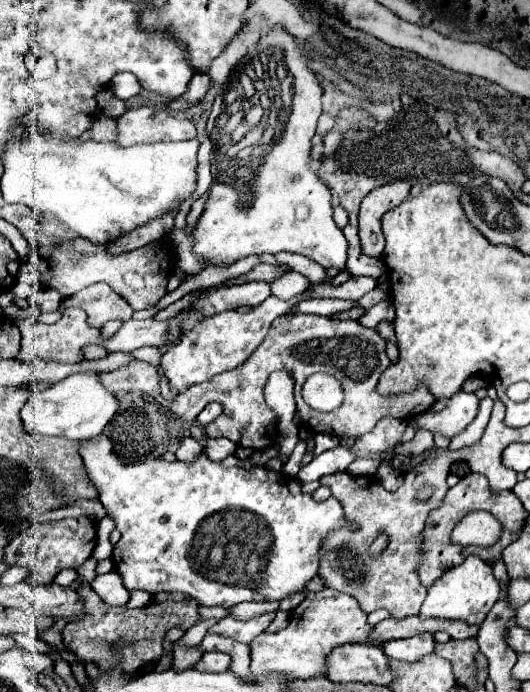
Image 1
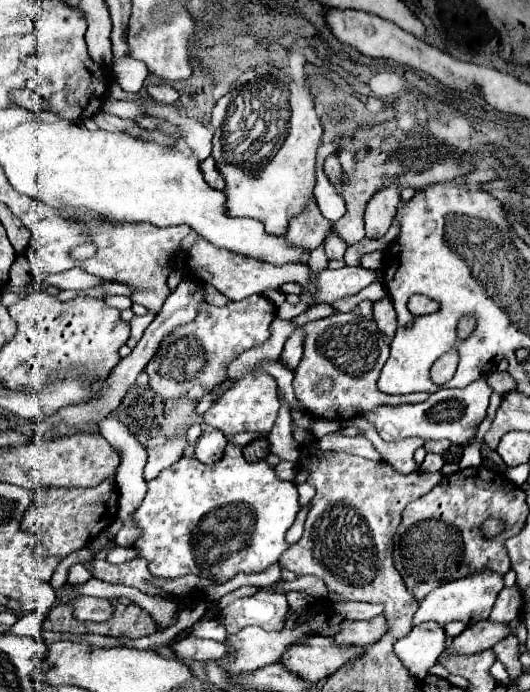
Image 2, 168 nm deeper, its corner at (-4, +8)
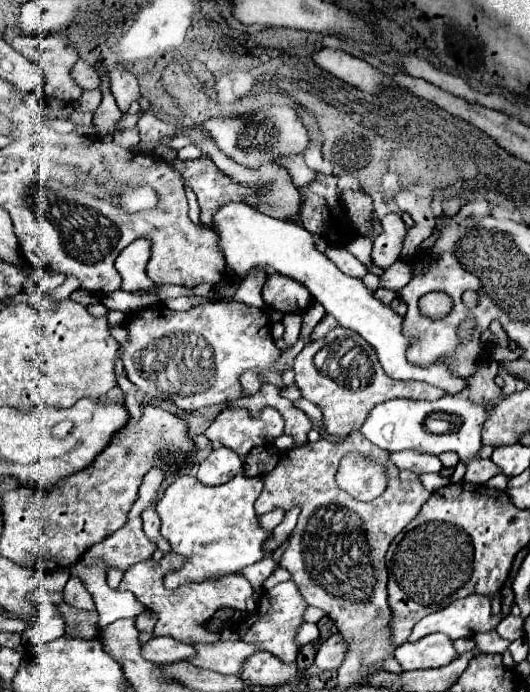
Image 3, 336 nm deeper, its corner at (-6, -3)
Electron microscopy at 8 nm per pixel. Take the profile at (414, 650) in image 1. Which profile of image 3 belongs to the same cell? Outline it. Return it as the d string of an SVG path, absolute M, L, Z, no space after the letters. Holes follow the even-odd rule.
M432 633L426 635L424 639L416 643L404 643L394 651L396 661L404 671L414 671L414 669L434 669L442 667L454 657L458 657L452 639L442 635L442 633Z

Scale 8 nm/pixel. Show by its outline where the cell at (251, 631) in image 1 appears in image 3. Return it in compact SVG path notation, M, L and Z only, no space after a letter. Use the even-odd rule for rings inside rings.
M292 581L278 583L274 589L262 593L262 597L258 601L258 609L242 623L240 637L246 643L258 643L258 651L272 653L274 657L292 665L292 663L296 663L296 657L298 657L296 633L304 621L302 615L304 615L306 607L308 607L306 601L302 599L298 587Z

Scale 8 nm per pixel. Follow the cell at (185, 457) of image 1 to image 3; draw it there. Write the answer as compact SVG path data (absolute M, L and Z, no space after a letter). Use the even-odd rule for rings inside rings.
M214 449L202 463L198 469L198 481L206 483L206 485L220 485L220 483L228 483L238 471L242 471L242 459L226 449Z

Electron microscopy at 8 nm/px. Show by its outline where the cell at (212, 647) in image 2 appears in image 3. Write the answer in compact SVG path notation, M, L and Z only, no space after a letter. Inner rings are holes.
M152 637L148 643L142 645L142 657L150 659L152 663L174 663L194 655L194 647L186 643L178 643L170 637Z

